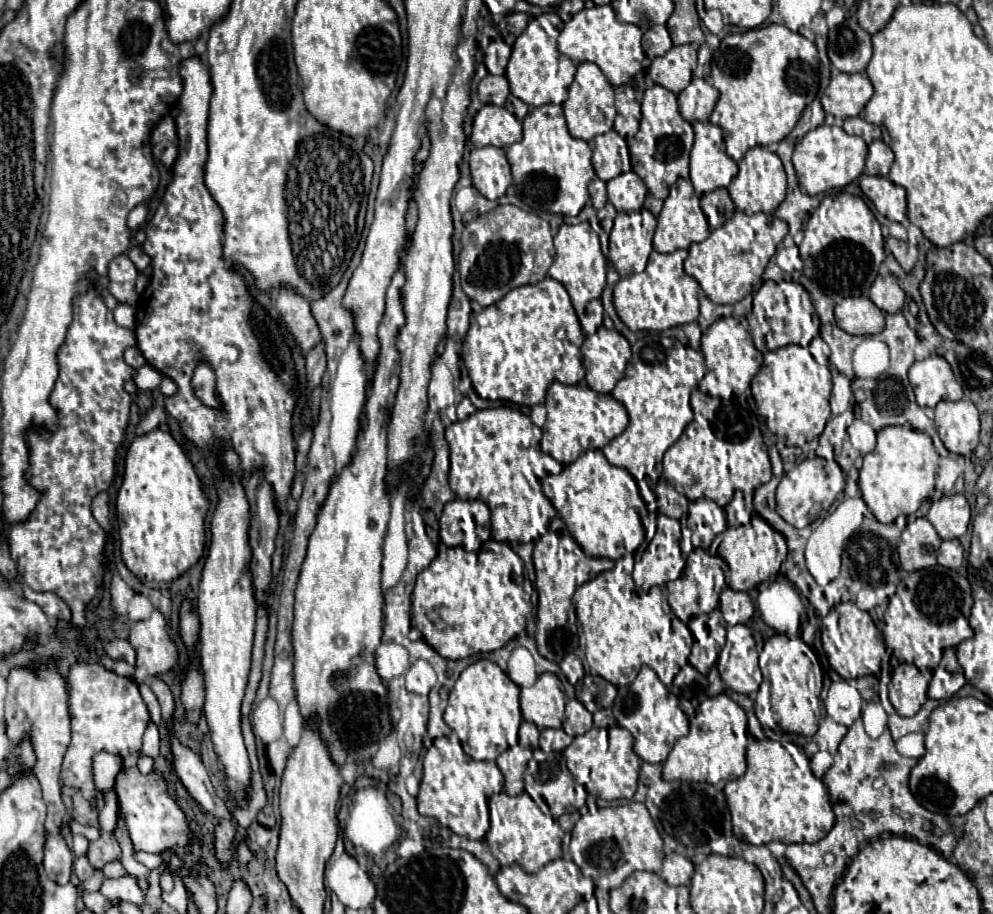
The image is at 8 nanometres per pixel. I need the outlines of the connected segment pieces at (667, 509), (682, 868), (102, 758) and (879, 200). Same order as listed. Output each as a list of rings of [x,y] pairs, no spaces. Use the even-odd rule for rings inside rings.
[[[659,481],[655,487],[655,497],[659,513],[665,513],[673,519],[681,519],[687,513],[689,499],[669,483]]]
[[[677,853],[665,857],[661,877],[669,885],[689,885],[691,875],[693,875],[693,863],[687,857],[677,855]]]
[[[101,751],[93,757],[93,781],[95,781],[95,789],[99,789],[99,797],[103,797],[113,789],[115,777],[121,771],[121,767],[123,767],[123,759],[119,755]]]
[[[861,175],[859,177],[861,191],[873,201],[877,211],[885,215],[889,221],[897,221],[901,225],[907,225],[907,199],[905,189],[901,185],[895,185],[887,177],[873,177],[873,175]]]

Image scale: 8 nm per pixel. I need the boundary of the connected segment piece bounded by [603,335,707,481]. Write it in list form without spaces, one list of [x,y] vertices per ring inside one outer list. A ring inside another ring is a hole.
[[[647,335],[633,345],[633,357],[627,363],[623,379],[615,385],[613,397],[625,405],[629,413],[627,429],[603,447],[603,455],[615,467],[627,469],[637,481],[645,477],[661,479],[663,453],[679,439],[691,423],[691,391],[707,373],[700,351],[665,335]]]

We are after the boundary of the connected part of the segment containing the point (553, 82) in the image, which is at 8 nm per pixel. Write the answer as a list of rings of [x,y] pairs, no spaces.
[[[543,13],[539,17],[533,17],[527,29],[513,43],[513,53],[507,63],[505,77],[509,81],[511,93],[525,101],[529,107],[541,107],[547,103],[561,105],[567,99],[567,89],[573,83],[577,67],[557,49],[557,37],[561,29],[563,21],[557,13]]]

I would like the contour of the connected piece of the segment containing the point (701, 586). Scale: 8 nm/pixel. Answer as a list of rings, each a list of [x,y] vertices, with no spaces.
[[[694,548],[686,559],[683,575],[677,581],[667,583],[667,599],[673,614],[683,623],[699,613],[709,613],[718,607],[719,597],[726,587],[725,573],[729,567],[718,555],[711,555],[707,550]]]

